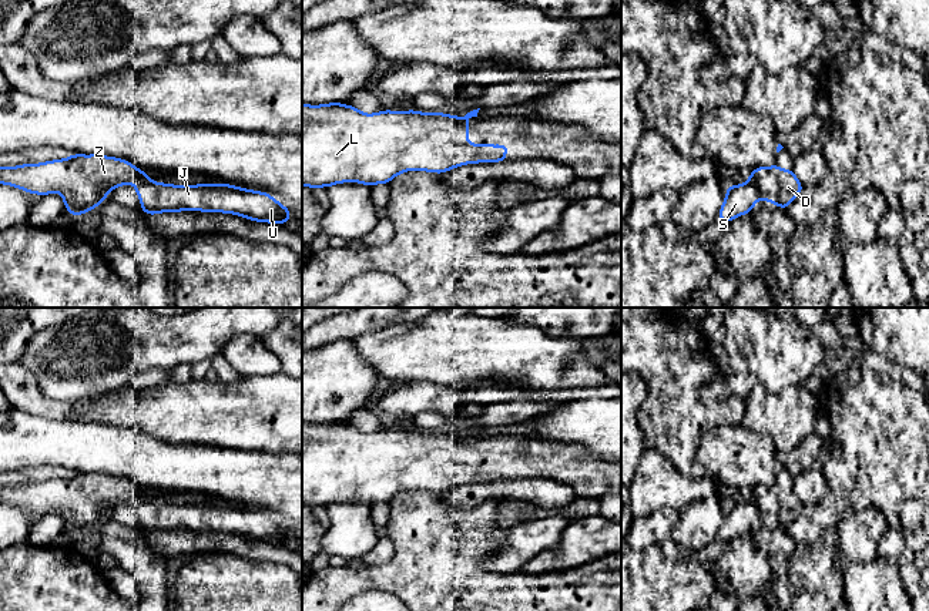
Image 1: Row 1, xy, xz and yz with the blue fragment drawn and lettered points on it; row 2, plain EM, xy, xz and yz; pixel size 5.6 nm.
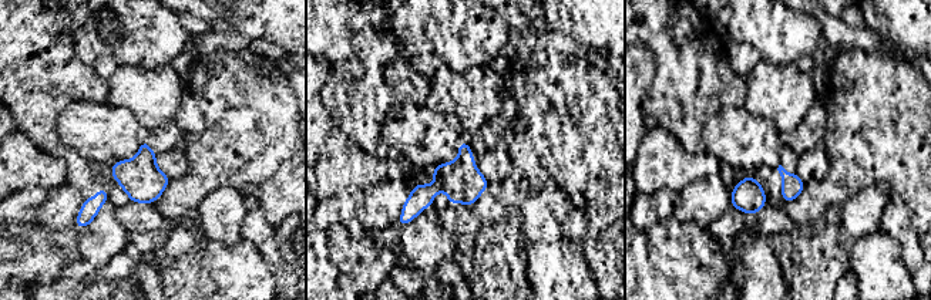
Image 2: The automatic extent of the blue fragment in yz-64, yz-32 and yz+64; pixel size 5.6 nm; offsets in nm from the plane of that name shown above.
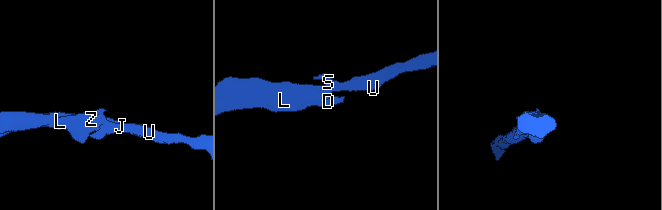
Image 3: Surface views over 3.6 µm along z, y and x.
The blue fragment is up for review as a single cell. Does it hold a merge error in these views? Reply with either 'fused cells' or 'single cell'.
fused cells

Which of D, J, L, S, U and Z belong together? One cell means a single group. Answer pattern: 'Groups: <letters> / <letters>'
Groups: D L Z / J S U

